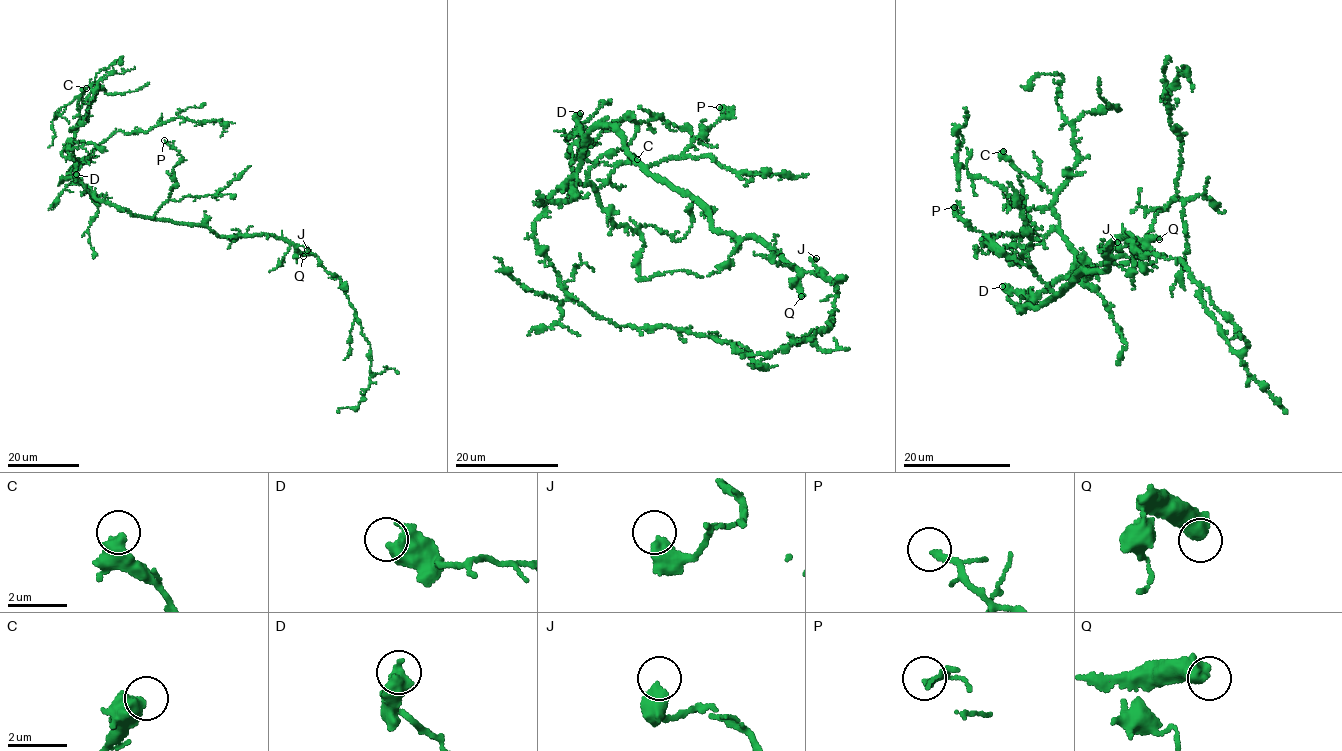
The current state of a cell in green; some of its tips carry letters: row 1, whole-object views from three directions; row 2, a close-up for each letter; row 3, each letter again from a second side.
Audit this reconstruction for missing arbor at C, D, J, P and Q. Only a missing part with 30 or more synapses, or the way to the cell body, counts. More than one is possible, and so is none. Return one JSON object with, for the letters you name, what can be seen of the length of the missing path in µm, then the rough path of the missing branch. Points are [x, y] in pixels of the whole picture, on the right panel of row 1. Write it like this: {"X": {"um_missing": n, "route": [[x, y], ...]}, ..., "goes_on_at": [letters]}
{"Q": {"um_missing": 150}, "goes_on_at": ["Q"]}

